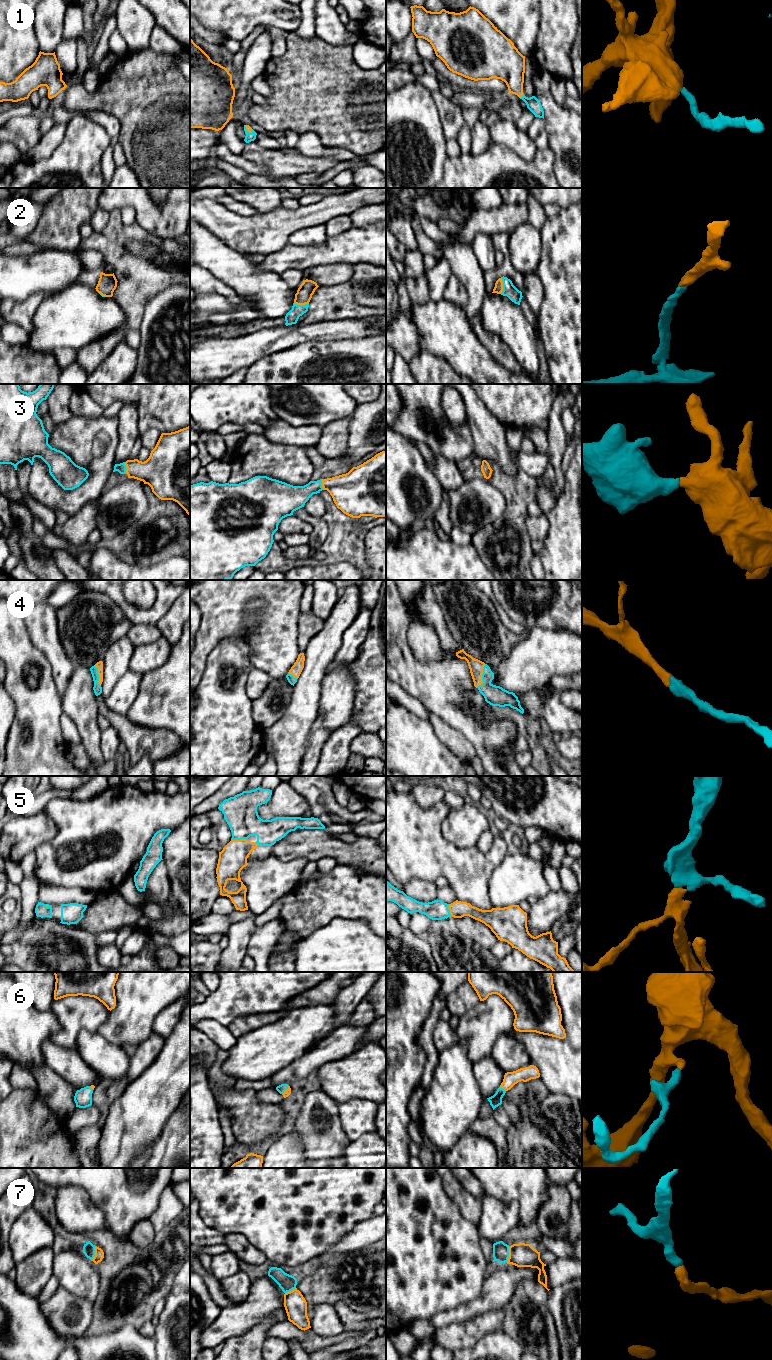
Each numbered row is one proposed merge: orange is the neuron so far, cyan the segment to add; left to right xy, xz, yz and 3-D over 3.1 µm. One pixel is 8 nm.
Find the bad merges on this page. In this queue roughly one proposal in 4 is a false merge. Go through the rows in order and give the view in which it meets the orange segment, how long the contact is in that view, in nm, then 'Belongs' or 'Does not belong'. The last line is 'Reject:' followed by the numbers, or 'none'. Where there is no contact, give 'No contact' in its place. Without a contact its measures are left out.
1: Touches orange in yz. Shared border 50 nm. Belongs
2: Touches orange in yz. Shared border 140 nm. Belongs
3: Touches orange in xy. Shared border 100 nm. Belongs
4: Touches orange in yz. Shared border 200 nm. Belongs
5: Touches orange in xz. Shared border 140 nm. Belongs
6: Touches orange in yz. Shared border 70 nm. Belongs
7: Touches orange in yz. Shared border 130 nm. Belongs
Reject: none

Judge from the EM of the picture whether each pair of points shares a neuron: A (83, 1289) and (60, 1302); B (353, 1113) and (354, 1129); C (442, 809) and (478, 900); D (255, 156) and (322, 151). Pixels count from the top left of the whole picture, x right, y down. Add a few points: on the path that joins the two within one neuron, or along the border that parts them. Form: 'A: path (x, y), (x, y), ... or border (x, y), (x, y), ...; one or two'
A: border (60, 1286), (92, 1303); two
B: path (354, 1117), (354, 1125); one
C: path (435, 832), (435, 846), (466, 877); one
D: border (294, 149), (306, 155), (325, 157); two

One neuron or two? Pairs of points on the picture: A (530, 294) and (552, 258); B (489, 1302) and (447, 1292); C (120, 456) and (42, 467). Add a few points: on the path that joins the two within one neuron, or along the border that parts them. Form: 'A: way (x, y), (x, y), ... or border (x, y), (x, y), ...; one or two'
A: border (536, 272), (542, 284), (542, 301); two
B: border (486, 1278), (481, 1292), (476, 1297), (453, 1309); two
C: border (119, 434), (119, 443), (115, 452), (115, 463); two

